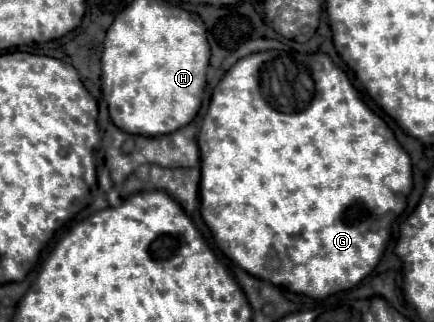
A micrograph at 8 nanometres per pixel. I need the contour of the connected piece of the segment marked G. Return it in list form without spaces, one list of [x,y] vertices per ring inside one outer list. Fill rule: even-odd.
[[[264,51],[238,59],[230,67],[230,71],[220,79],[220,83],[212,93],[208,113],[198,133],[198,147],[202,164],[200,213],[206,225],[210,227],[222,253],[250,275],[270,281],[278,287],[286,287],[294,293],[308,295],[312,299],[324,299],[332,293],[352,289],[366,275],[370,275],[370,269],[378,265],[384,253],[386,239],[390,235],[390,225],[404,211],[406,197],[412,191],[412,163],[408,153],[398,145],[388,125],[372,109],[364,105],[359,92],[354,89],[346,73],[340,67],[336,67],[326,53],[302,55],[302,53],[286,53],[286,51]]]

